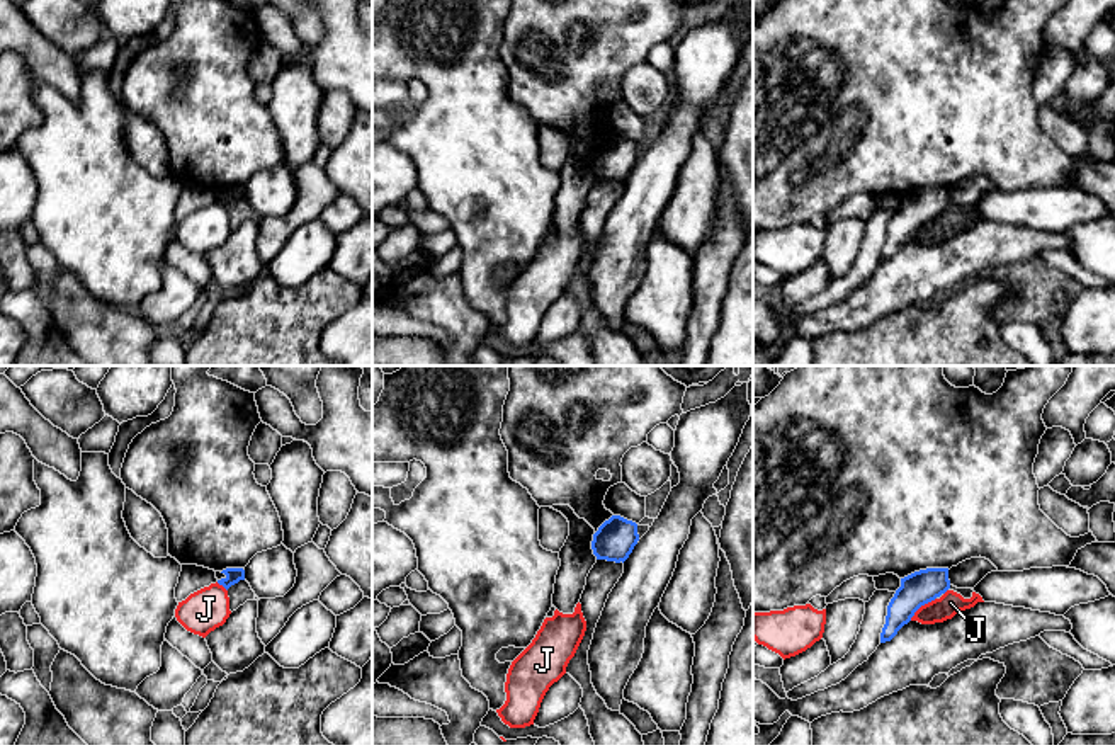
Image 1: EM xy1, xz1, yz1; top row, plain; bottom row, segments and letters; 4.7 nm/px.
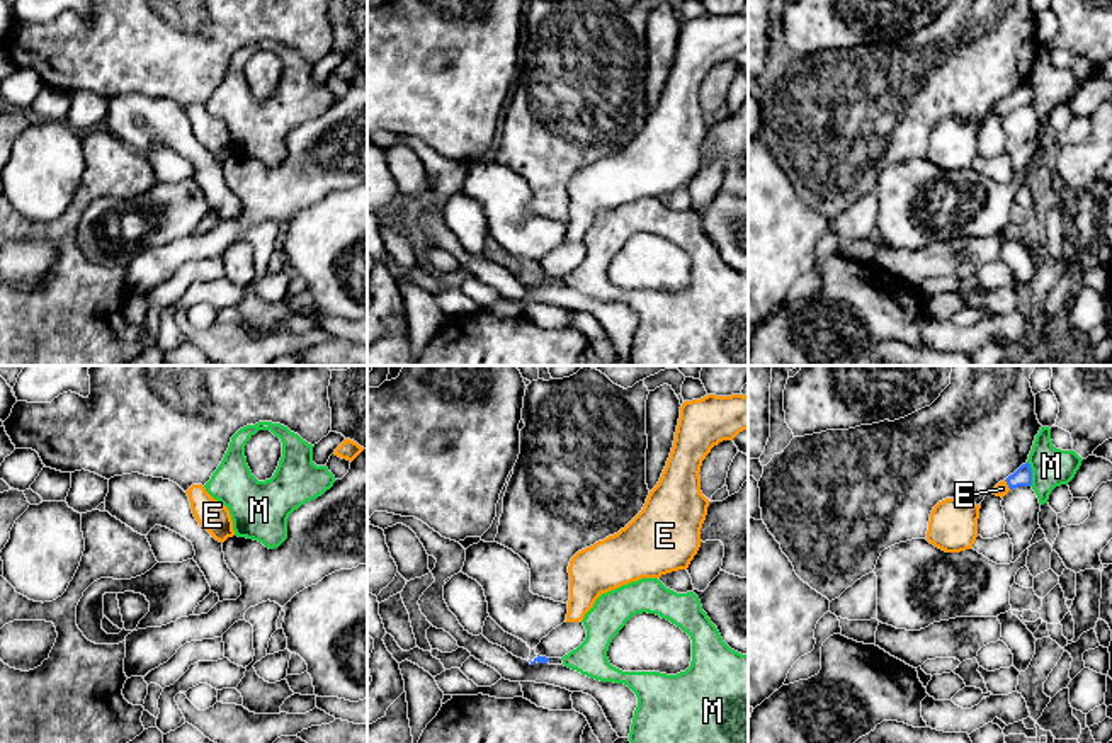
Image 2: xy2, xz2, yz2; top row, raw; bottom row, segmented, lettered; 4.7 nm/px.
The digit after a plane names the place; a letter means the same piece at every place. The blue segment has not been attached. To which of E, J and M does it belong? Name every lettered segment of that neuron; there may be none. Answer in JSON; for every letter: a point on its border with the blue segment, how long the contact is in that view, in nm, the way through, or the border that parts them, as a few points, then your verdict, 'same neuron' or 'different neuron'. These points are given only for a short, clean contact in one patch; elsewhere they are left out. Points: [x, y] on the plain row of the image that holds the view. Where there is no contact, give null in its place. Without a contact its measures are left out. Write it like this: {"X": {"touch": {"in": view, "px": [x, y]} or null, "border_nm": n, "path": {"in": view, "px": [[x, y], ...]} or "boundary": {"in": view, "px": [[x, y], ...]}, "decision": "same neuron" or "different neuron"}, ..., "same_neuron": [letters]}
{"E": {"touch": {"in": "yz2", "px": [1007, 102]}, "border_nm": 60, "path": {"in": "yz2", "px": [[1022, 96], [1007, 102], [1002, 107]]}, "decision": "same neuron"}, "J": {"touch": {"in": "yz1", "px": [922, 223]}, "border_nm": 170, "decision": "different neuron"}, "M": {"touch": {"in": "yz2", "px": [1031, 92]}, "border_nm": 120, "boundary": {"in": "yz2", "px": [[1027, 80], [1031, 104]]}, "decision": "different neuron"}, "same_neuron": ["E"]}

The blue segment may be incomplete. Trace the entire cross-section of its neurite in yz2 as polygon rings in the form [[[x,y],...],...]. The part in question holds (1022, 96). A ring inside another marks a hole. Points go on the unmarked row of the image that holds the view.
[[[1025,82],[1007,99],[1000,100],[990,112],[1003,117],[1010,109],[1030,104],[1032,104],[1032,88],[1030,83]]]

